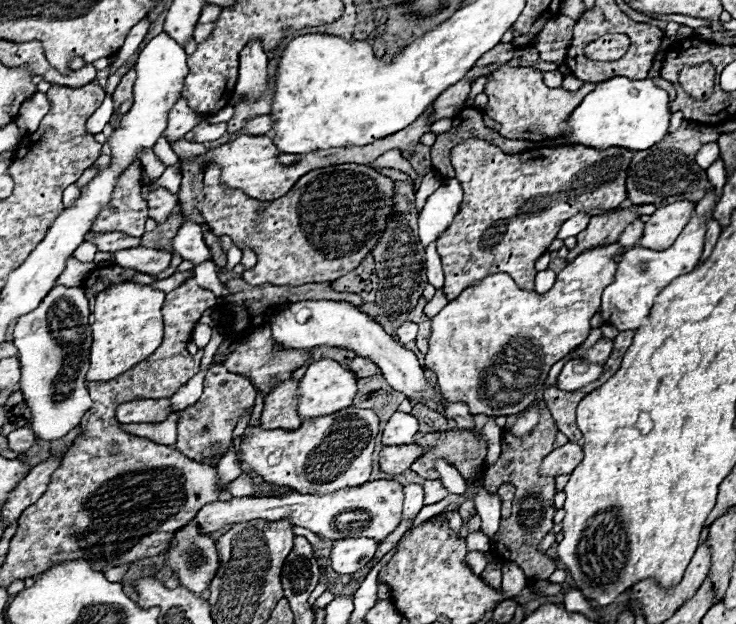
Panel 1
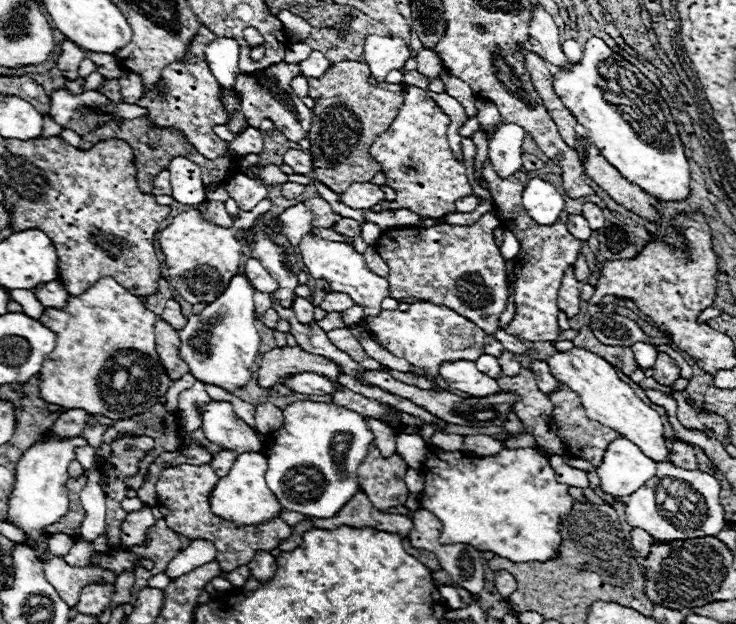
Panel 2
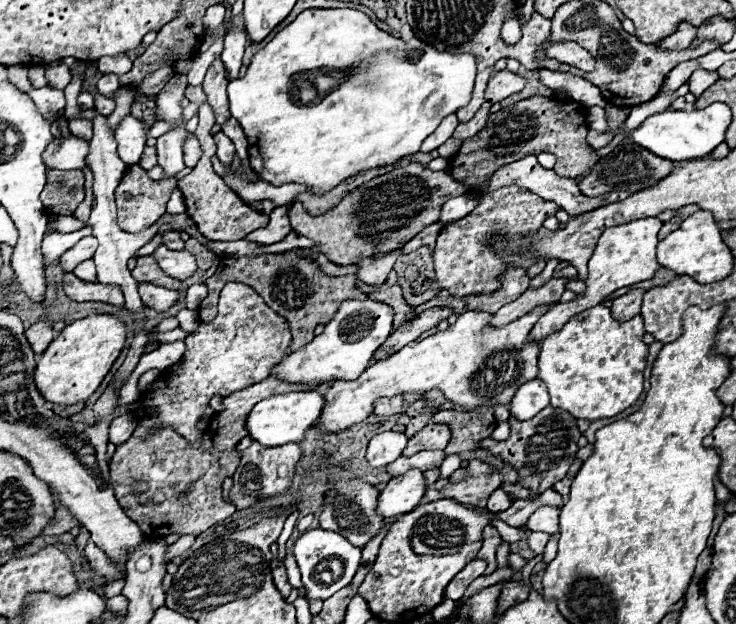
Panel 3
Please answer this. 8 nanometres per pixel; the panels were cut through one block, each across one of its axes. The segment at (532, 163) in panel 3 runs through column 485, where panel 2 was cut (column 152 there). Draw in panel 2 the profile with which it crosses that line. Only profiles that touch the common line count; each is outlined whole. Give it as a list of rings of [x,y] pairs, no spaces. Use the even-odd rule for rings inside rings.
[[[168,170],[160,172],[160,174],[154,178],[152,184],[154,184],[152,194],[168,194],[168,196],[172,196],[172,186],[170,186],[170,174],[168,174]]]

